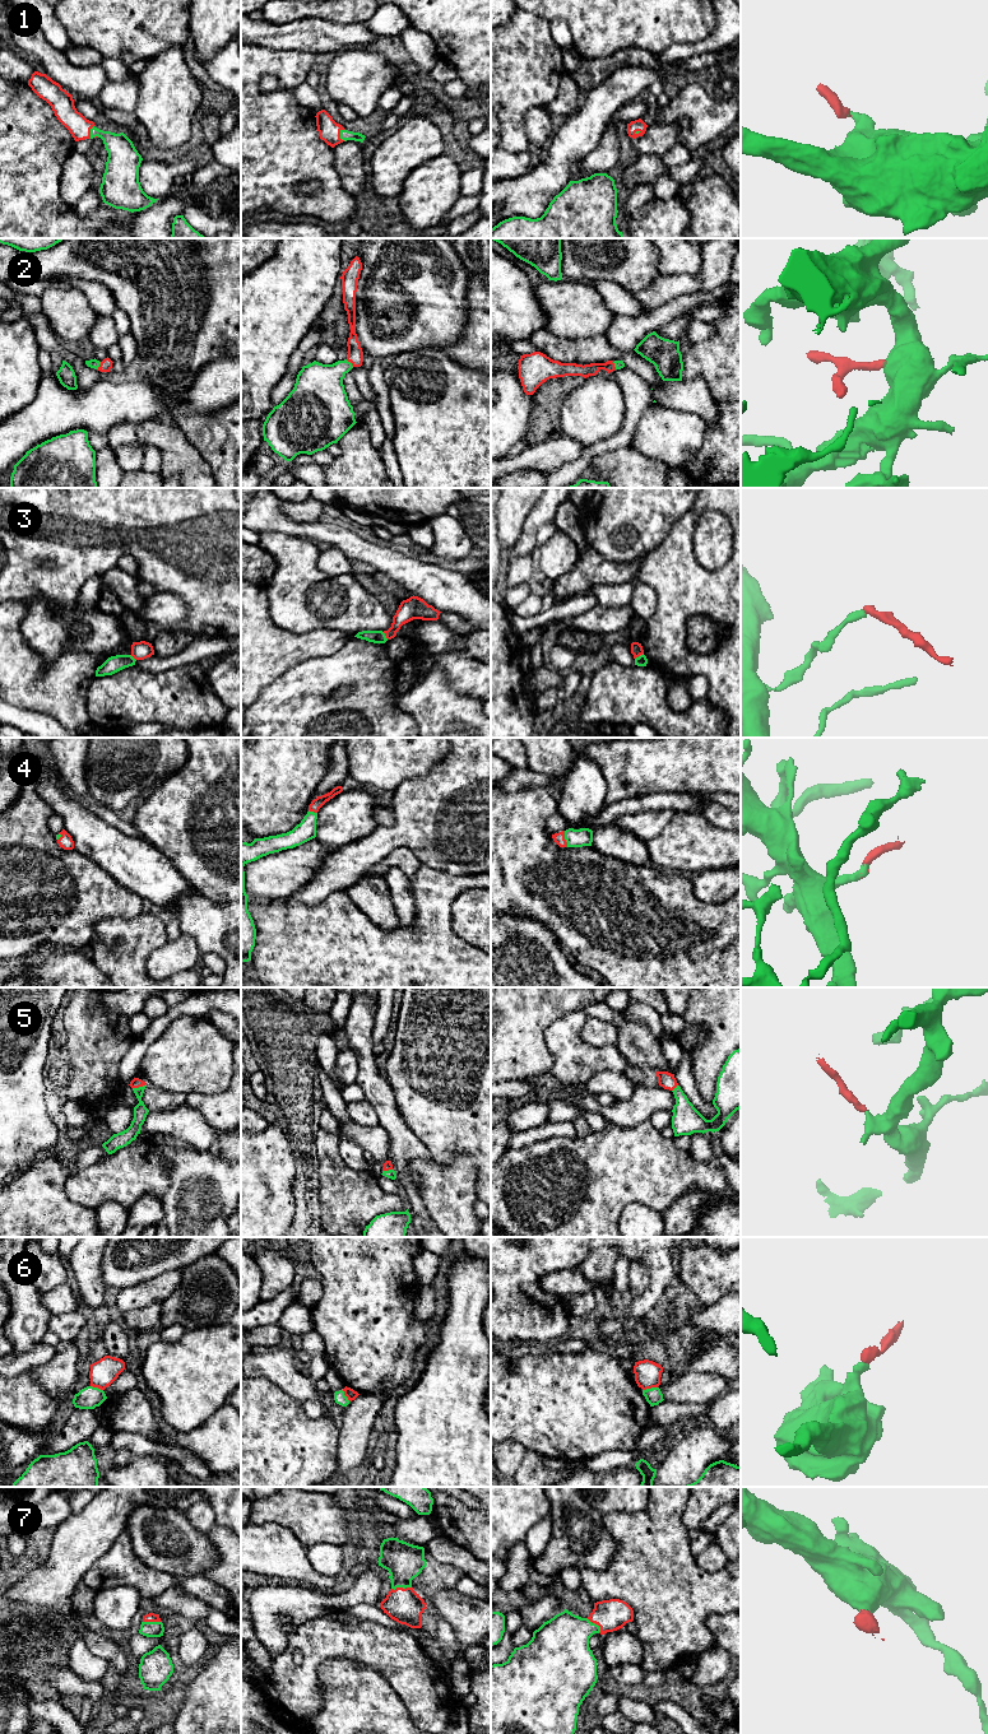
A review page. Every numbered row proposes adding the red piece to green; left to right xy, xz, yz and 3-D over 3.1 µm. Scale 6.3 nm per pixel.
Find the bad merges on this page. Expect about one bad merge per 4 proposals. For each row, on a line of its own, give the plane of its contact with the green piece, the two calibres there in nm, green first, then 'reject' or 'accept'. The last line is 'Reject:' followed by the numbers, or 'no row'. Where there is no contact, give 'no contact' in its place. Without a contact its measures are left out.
1: xz | 70/140 nm | accept
2: xz | 300/100 nm | accept
3: yz | 70/80 nm | reject
4: yz | 110/70 nm | accept
5: xy | 90/60 nm | accept
6: yz | 100/170 nm | reject
7: xz | 240/220 nm | accept
Reject: 3, 6

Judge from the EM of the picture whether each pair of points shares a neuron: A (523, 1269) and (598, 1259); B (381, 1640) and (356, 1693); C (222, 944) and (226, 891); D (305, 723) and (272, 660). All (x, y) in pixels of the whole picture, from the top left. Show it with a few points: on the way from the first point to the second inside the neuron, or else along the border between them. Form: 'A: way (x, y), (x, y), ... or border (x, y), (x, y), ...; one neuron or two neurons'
A: border (594, 1250), (575, 1268); two neurons
B: border (338, 1660), (371, 1667), (390, 1686); two neurons
C: border (196, 891), (213, 901), (227, 902); two neurons
D: border (305, 659), (290, 666), (258, 696); two neurons

